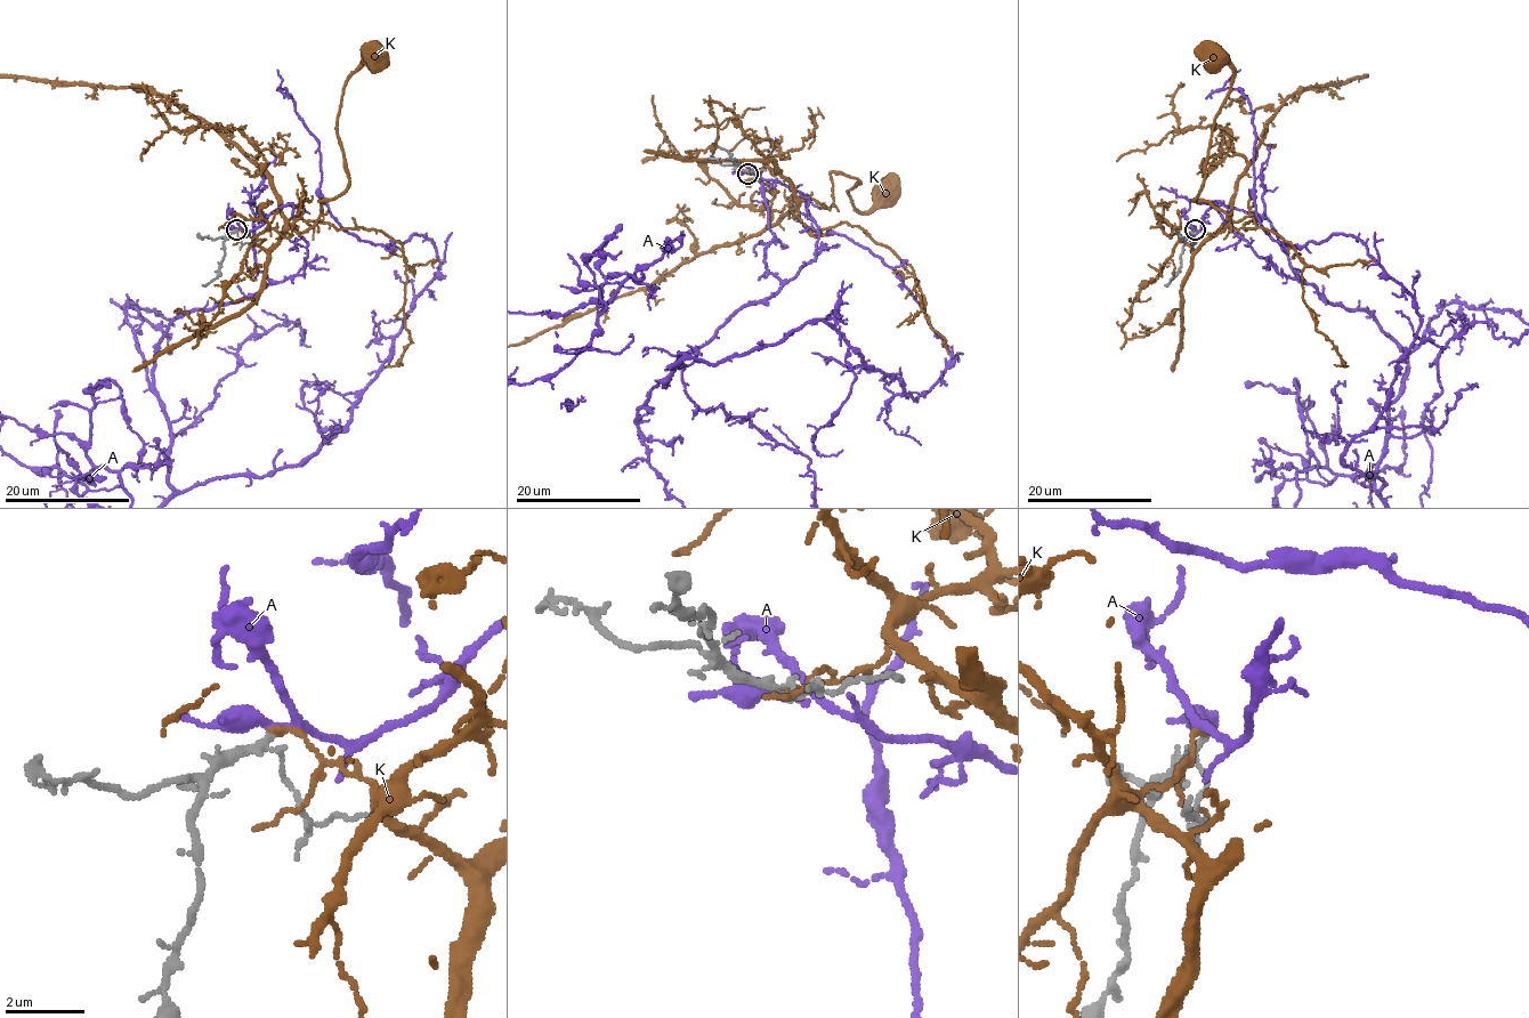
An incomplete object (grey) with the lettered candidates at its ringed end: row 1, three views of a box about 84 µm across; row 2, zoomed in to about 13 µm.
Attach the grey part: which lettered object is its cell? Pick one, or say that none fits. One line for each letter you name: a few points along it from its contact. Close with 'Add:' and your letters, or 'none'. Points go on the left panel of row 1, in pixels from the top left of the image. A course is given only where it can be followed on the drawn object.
Add: none

